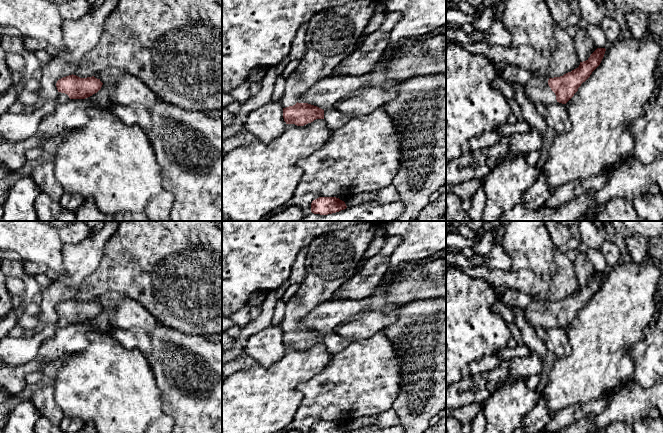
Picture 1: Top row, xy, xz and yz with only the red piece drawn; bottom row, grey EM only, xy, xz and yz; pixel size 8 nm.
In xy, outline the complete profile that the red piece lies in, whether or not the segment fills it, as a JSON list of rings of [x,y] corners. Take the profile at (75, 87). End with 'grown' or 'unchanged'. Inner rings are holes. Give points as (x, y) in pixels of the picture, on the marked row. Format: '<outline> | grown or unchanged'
[[[69,75],[59,79],[56,83],[59,92],[57,102],[64,103],[70,99],[85,99],[97,93],[103,83],[100,79],[92,77],[80,78]]] | grown

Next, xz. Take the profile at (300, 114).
[[[358,0],[334,8],[322,10],[308,22],[305,35],[306,52],[299,66],[286,79],[285,91],[280,104],[286,124],[304,126],[316,119],[324,119],[324,110],[299,103],[299,97],[312,89],[319,81],[330,77],[334,69],[356,50],[357,40],[375,12],[378,3],[374,0]]] | grown

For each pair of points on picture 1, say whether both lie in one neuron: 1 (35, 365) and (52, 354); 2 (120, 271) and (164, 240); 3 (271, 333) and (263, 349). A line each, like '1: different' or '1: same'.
1: different
2: same
3: same

